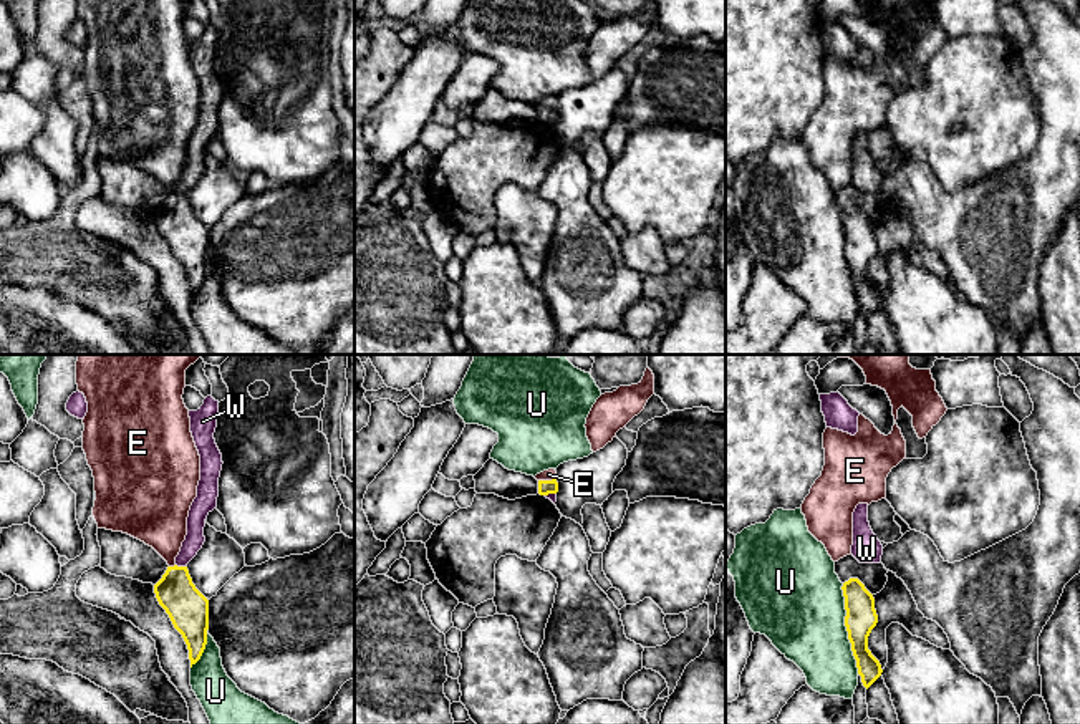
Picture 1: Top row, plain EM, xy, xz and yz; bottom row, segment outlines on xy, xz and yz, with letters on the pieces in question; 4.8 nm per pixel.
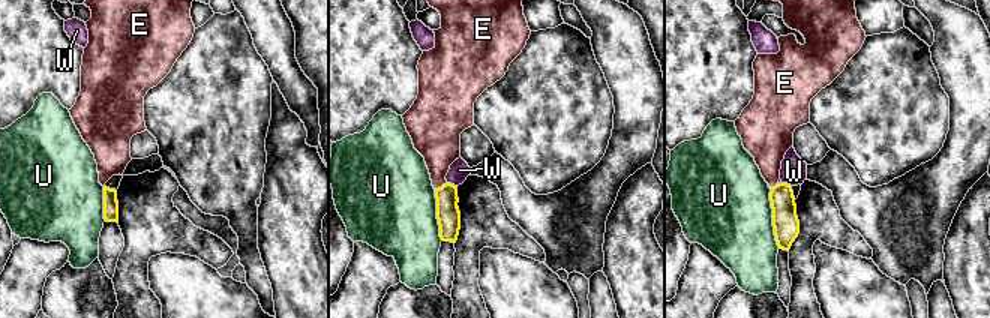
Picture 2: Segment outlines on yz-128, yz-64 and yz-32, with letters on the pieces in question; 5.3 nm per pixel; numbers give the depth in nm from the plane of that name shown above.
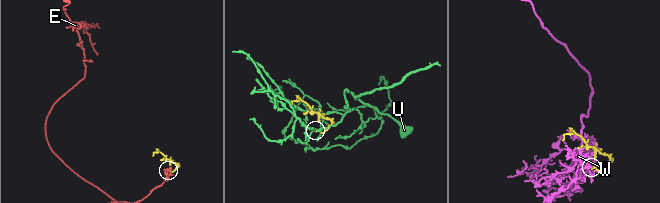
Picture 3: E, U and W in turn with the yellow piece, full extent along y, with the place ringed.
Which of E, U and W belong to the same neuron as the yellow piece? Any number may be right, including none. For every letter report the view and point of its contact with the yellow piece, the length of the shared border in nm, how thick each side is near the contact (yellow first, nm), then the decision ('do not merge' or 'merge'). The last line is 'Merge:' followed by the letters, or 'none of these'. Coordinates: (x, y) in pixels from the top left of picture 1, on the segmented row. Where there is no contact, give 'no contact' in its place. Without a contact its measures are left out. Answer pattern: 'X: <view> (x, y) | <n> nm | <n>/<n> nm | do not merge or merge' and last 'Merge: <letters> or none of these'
E: xz (547, 481) | 90 nm | 70/50 nm | do not merge
U: yz (847, 628) | 440 nm | 150/440 nm | do not merge
W: xy (181, 567) | 60 nm | 200/90 nm | do not merge
Merge: none of these

